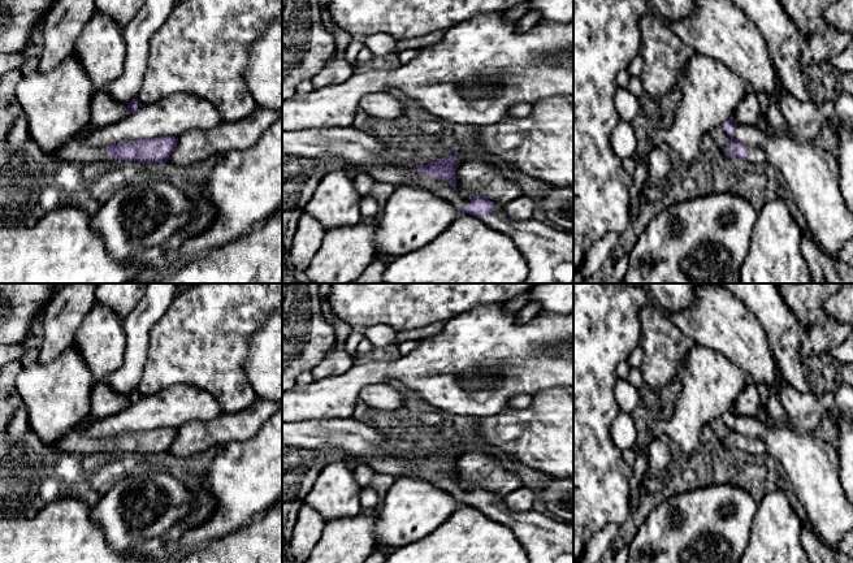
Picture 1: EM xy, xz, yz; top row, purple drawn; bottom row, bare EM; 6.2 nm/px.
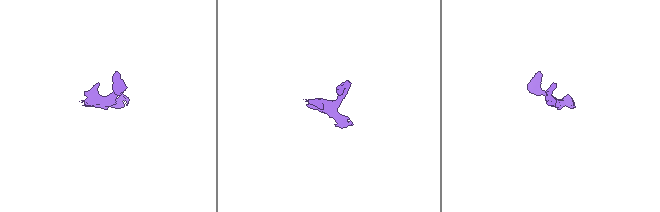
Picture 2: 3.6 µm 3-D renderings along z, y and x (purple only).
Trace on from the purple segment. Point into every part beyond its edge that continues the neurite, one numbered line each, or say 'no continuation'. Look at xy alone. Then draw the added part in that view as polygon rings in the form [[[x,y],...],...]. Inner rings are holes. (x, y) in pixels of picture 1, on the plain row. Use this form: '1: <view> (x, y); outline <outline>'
1: xy (76, 444); outline [[[74,430],[69,432],[57,443],[55,443],[52,450],[59,454],[77,455],[82,459],[86,455],[120,451],[120,450],[112,450],[108,446],[107,438],[90,437],[90,436],[85,436]]]

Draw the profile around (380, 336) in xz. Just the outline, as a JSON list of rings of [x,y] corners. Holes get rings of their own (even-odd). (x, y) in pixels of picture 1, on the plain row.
[[[372,325],[361,329],[364,337],[373,345],[373,347],[387,347],[397,345],[399,332],[387,325]]]

